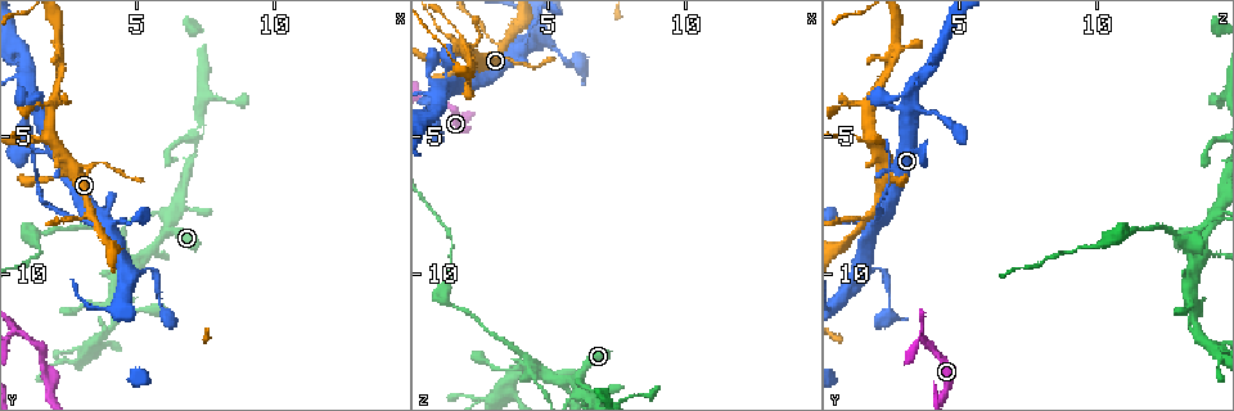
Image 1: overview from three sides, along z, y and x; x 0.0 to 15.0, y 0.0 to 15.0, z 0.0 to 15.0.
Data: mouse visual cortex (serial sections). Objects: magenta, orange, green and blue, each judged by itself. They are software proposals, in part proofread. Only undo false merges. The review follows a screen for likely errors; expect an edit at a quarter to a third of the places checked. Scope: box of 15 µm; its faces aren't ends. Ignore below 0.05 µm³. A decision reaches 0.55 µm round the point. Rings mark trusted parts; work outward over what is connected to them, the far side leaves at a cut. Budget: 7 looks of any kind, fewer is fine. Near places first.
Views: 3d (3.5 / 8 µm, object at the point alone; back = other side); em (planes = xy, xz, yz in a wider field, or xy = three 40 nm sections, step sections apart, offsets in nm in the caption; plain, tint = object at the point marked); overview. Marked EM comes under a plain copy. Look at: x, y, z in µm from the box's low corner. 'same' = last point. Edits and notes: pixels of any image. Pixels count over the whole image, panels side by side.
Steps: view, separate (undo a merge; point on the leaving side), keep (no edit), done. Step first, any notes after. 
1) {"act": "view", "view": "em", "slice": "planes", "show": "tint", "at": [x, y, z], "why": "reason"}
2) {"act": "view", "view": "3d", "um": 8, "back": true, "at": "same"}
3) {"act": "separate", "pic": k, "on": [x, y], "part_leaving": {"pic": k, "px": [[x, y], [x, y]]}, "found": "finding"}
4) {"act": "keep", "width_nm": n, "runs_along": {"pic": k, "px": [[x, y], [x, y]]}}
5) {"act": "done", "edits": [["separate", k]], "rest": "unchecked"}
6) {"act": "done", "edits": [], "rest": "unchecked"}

{"act": "view", "view": "3d", "um": 8, "back": true, "at": [3.3, 7.9, 2.1], "why": "abrupt turn"}

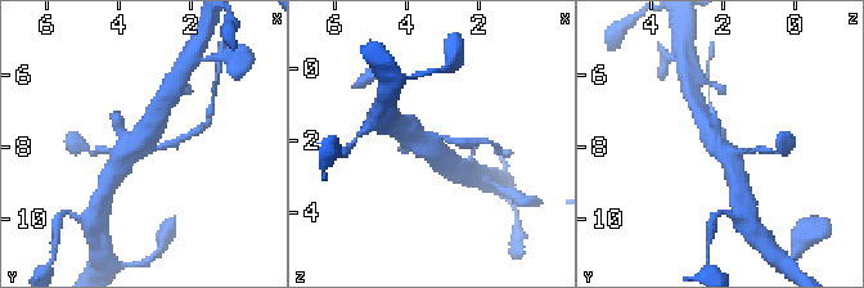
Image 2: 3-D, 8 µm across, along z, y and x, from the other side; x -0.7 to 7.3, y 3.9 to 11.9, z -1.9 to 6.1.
{"act": "view", "view": "3d", "um": 3.5, "at": [3.2, 7.9, 2.1], "why": "zoom in"}

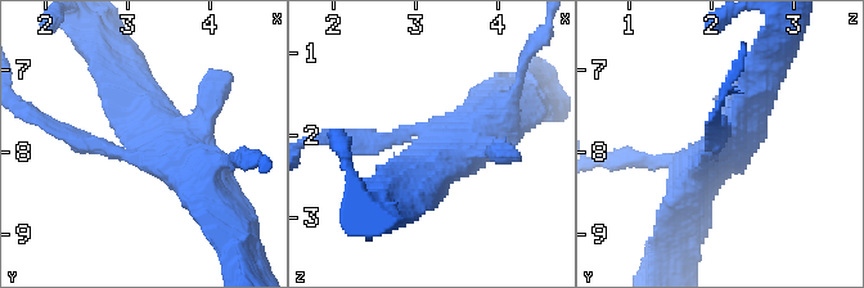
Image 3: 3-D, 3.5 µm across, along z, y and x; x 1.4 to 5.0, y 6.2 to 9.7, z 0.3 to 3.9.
{"act": "view", "view": "em", "slice": "xy", "step": 5, "show": "tint", "at": [3.30, 8.00, 2.05], "why": "now the EM"}

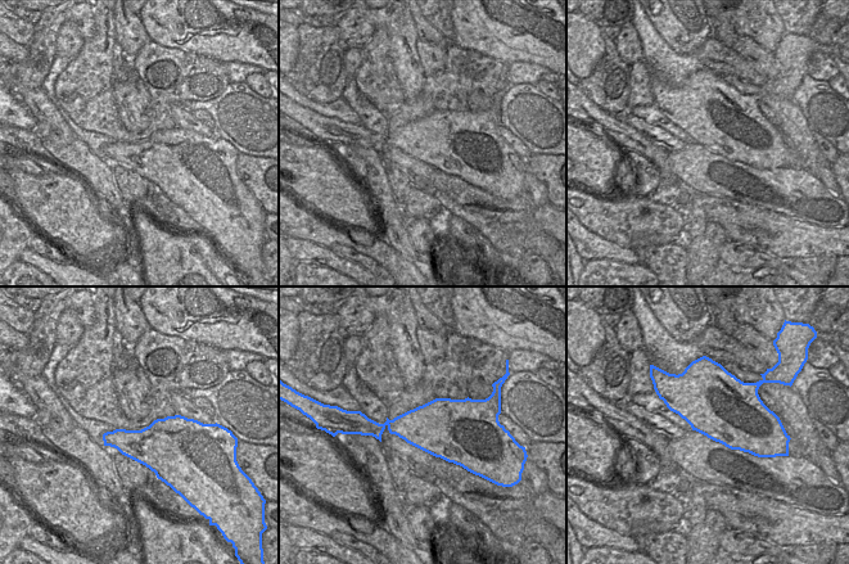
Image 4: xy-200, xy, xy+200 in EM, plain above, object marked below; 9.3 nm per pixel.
{"act": "separate", "pic": 3, "on": [77, 142], "part_leaving": {"pic": 3, "px": [[135, 154], [80, 143], [36, 120]]}, "found": "two cells meet here"}

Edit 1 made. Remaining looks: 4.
{"act": "view", "view": "overview"}

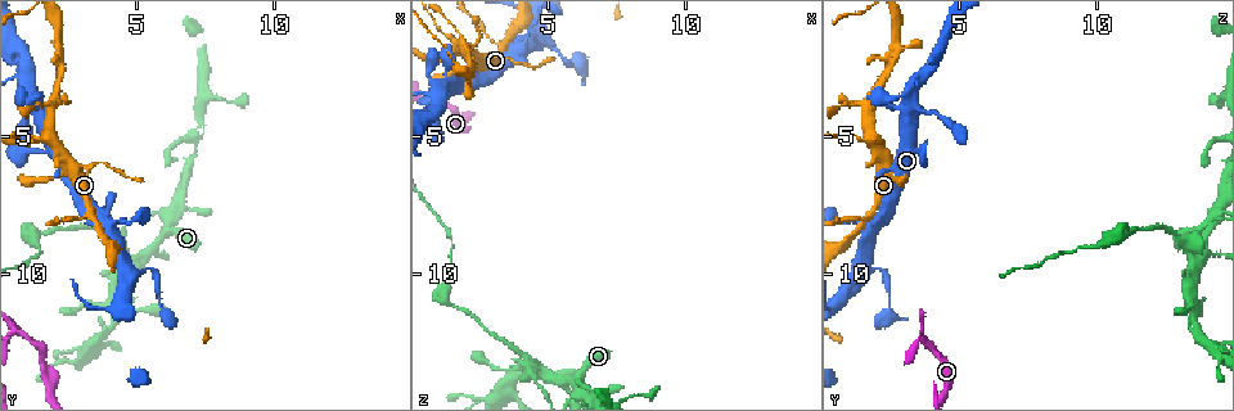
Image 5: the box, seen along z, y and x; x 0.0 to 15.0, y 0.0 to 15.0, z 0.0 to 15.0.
{"act": "view", "view": "3d", "um": 8, "at": [4.5, 9.6, 1.4], "why": "sharp bend"}

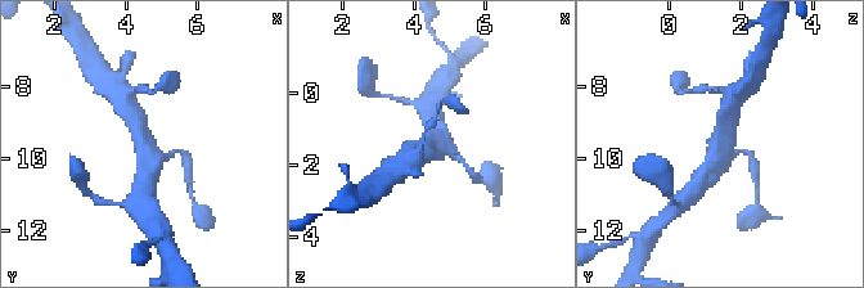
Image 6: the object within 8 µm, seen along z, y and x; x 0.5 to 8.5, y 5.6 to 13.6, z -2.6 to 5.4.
{"act": "view", "view": "em", "slice": "planes", "show": "tint", "at": [4.6, 9.6, 1.5], "arms": 3, "arm_widths_nm": [200, 450, 450]}

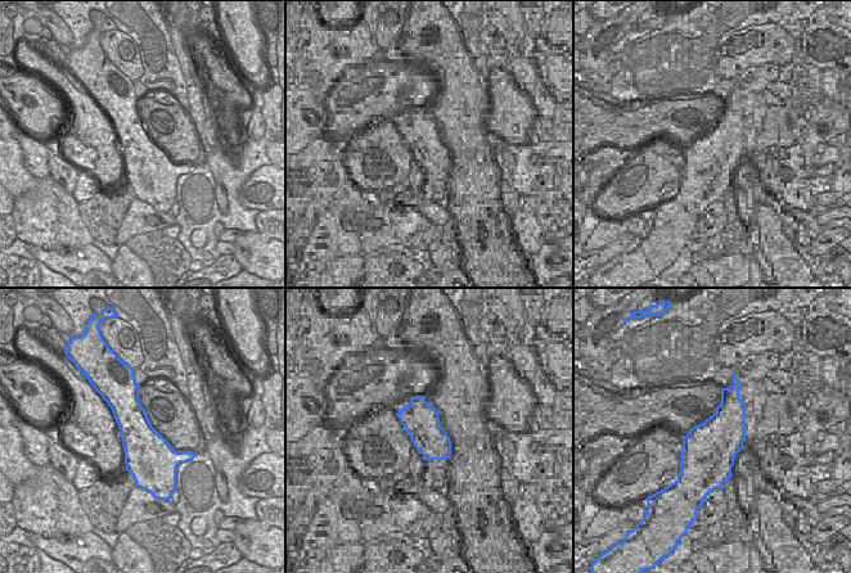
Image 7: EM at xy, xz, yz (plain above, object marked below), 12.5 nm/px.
{"act": "keep", "runs_along": {"pic": 6, "px": [[730, 112], [727, 140], [706, 175]]}, "found": "one cell here"}

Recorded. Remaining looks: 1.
{"act": "view", "view": "3d", "um": 3.5, "at": [4.9, 9.6, 13.6], "why": "branch point"}

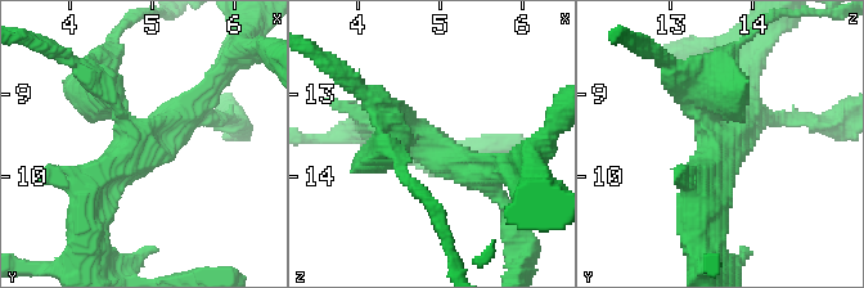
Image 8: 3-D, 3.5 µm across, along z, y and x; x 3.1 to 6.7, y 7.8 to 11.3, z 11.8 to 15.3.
{"act": "separate", "pic": 8, "on": [358, 162], "part_leaving": {"pic": 8, "px": [[113, 102], [102, 82], [39, 43]]}, "found": "a second cell is stuck on"}

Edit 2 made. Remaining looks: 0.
{"act": "done", "edits": [["separate", 3], ["separate", 8]], "rest": "unchecked"}

